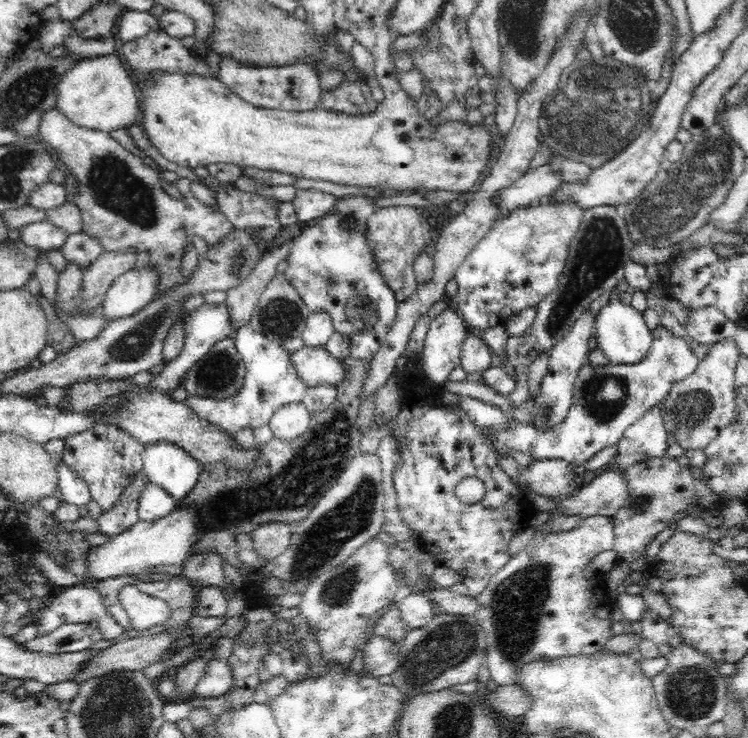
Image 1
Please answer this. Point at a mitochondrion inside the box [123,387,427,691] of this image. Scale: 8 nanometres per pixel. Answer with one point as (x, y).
(291, 488)

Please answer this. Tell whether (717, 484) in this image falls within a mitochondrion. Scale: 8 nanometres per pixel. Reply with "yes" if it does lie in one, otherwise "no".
no

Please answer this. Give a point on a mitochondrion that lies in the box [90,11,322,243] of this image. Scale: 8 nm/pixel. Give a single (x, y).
(252, 47)

